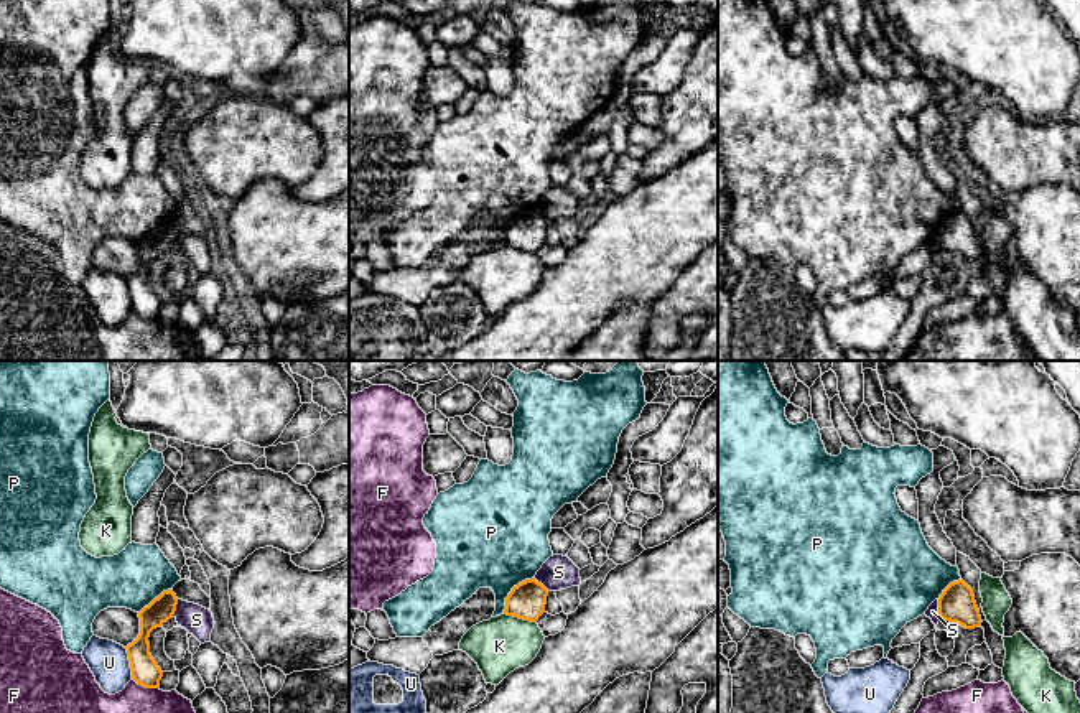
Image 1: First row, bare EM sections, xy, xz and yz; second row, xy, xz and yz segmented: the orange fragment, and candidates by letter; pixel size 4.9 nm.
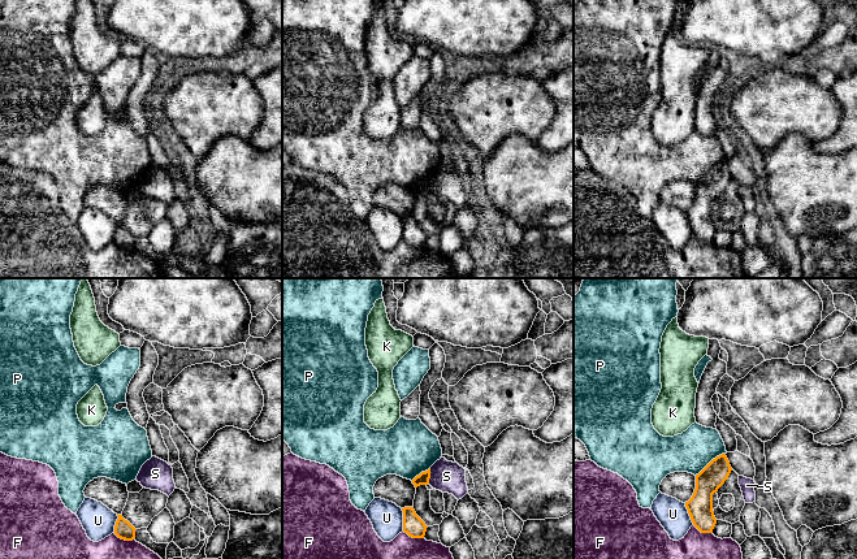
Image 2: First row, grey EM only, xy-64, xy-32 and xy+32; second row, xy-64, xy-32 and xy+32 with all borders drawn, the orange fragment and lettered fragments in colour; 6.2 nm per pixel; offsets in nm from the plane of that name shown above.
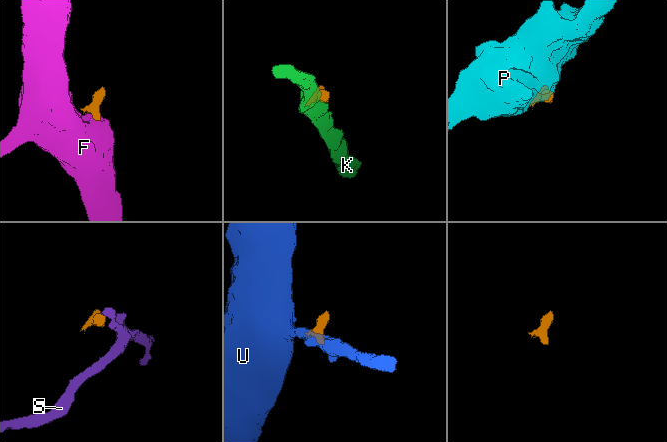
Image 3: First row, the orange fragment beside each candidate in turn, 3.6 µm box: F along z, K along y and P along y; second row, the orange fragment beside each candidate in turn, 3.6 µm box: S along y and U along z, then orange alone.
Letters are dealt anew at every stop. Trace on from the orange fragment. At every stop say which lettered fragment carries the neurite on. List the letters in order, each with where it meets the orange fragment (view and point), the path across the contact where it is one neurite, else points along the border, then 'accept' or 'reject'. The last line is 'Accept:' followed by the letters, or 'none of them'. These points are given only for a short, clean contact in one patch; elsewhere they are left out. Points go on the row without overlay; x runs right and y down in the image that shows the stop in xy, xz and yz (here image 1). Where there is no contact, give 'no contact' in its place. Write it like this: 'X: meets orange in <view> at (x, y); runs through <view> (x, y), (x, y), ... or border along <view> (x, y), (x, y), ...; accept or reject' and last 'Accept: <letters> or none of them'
F: meets orange in xy at (145, 318); border along xy (132, 308), (145, 318), (157, 320); reject
K: meets orange in xz at (521, 249); border along xz (504, 244), (535, 254); reject
P: meets orange in xz at (512, 221); border along xz (534, 208), (519, 213), (512, 219), (502, 244); reject
S: meets orange in yz at (939, 241); border along yz (937, 231), (940, 249); reject
U: meets orange in xy at (130, 293); border along xy (124, 279), (132, 308); reject
Accept: none of them

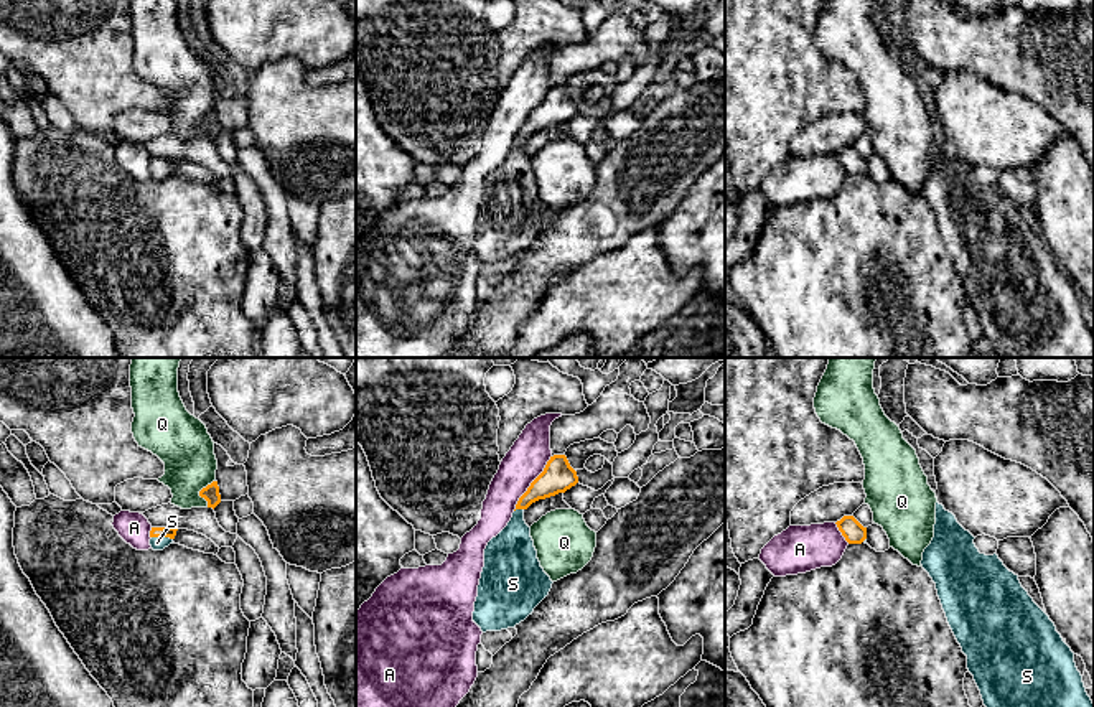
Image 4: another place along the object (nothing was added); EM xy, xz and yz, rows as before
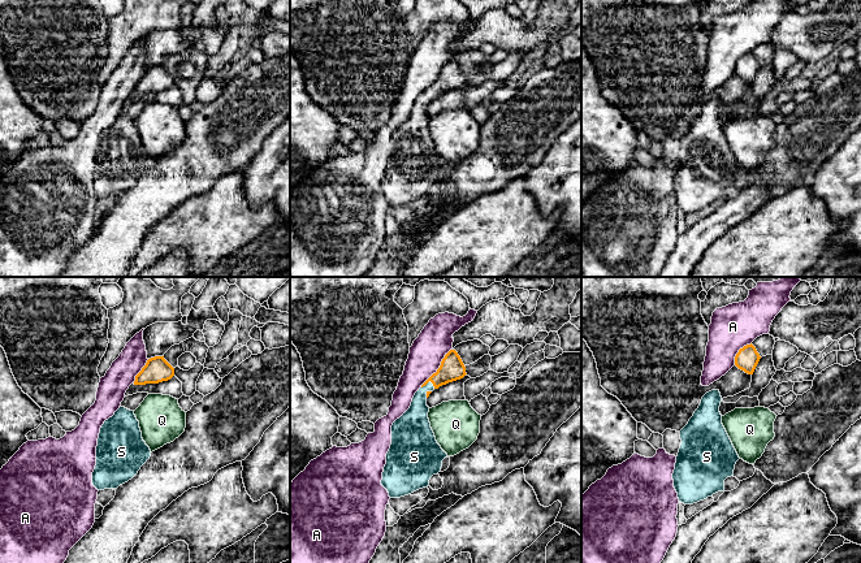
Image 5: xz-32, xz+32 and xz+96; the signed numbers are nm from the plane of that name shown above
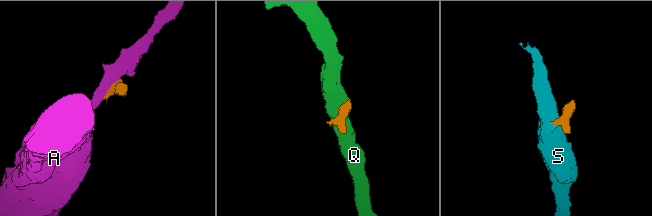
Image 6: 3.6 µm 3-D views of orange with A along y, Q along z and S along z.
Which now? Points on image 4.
A: meets orange in xz at (531, 114); border along xz (551, 86), (544, 101), (513, 140); reject
Q: meets orange in xy at (200, 122); border along xy (215, 111), (200, 122), (206, 137); reject
S: meets orange in xy at (162, 167); runs through xy (170, 163), (162, 167), (157, 173); accept
Accept: S

